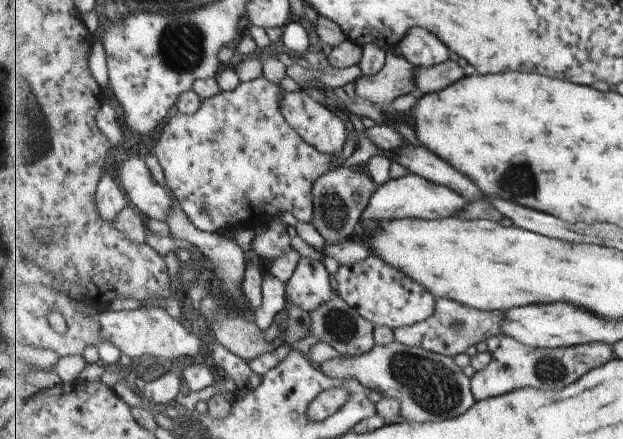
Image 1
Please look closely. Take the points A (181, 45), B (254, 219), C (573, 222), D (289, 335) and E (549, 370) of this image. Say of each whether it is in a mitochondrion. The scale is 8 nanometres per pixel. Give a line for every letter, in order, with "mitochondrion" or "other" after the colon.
A: mitochondrion
B: other
C: other
D: other
E: mitochondrion

